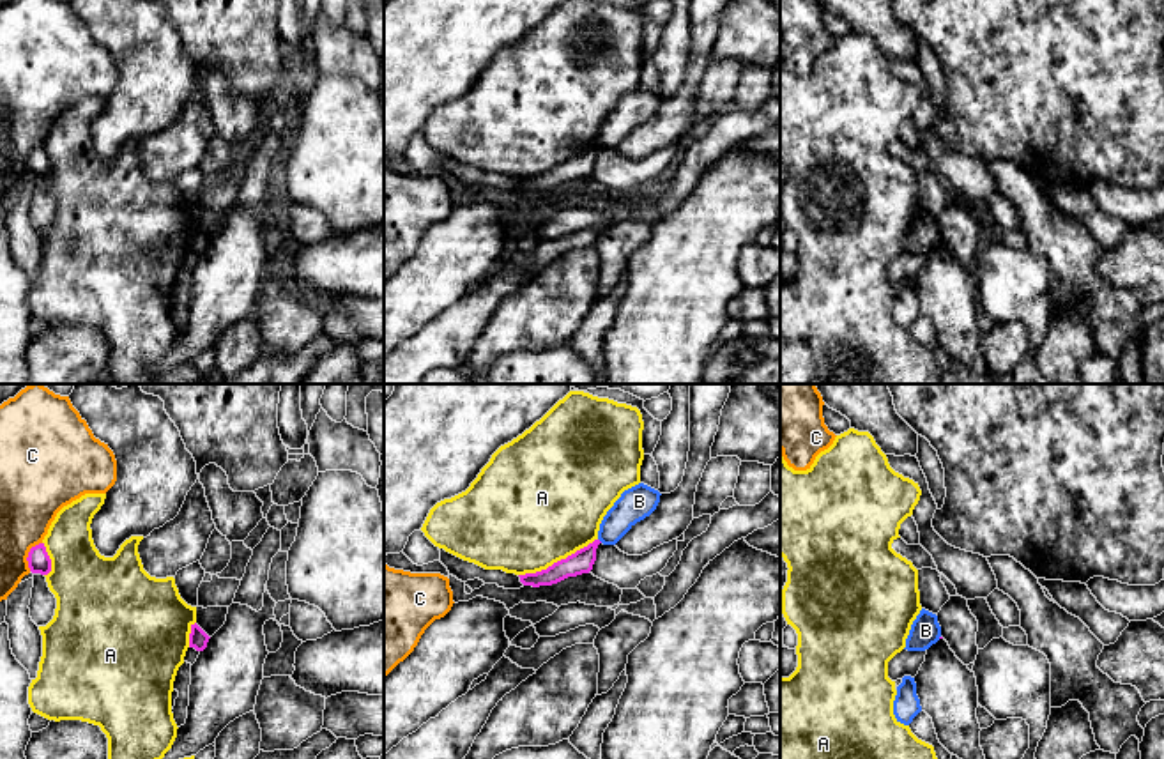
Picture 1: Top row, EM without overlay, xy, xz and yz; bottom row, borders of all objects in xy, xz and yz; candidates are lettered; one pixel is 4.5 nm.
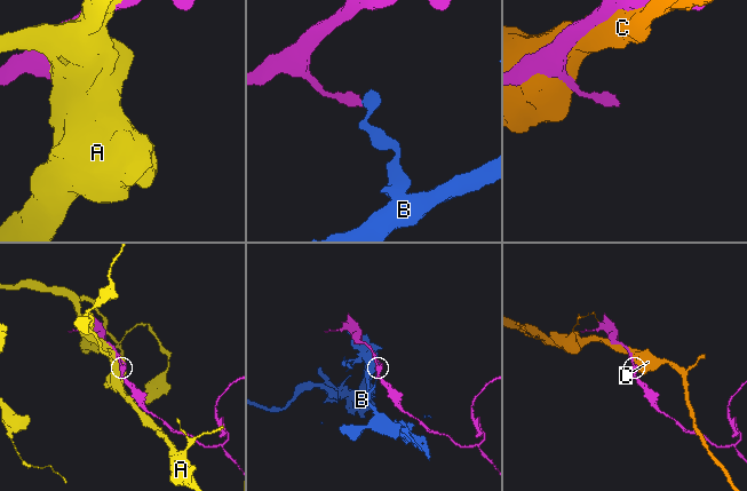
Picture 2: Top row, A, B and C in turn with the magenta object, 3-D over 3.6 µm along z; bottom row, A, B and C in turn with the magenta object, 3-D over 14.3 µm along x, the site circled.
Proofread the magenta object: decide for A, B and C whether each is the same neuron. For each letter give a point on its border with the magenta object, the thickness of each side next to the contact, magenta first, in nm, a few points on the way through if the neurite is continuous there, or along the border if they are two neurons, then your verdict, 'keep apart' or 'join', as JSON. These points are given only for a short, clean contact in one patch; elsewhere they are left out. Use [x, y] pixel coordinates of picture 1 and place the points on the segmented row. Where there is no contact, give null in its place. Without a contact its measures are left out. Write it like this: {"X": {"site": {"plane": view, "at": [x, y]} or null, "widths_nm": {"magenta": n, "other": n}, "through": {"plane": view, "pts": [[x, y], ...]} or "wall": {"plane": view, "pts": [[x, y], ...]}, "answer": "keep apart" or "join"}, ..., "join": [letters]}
{"A": {"site": {"plane": "xz", "at": [558, 561]}, "widths_nm": {"magenta": 100, "other": 500}, "answer": "keep apart"}, "B": {"site": null, "answer": "keep apart"}, "C": {"site": {"plane": "xy", "at": [29, 554]}, "widths_nm": {"magenta": 100, "other": 280}, "answer": "keep apart"}, "join": []}

